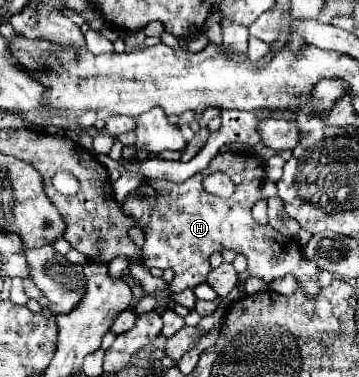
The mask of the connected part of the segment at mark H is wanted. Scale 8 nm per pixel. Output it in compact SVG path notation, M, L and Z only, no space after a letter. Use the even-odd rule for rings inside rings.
M219 153L209 163L207 171L193 175L181 185L171 185L167 181L157 179L145 181L123 203L125 213L131 213L135 219L149 225L143 245L143 265L149 269L173 269L175 279L169 283L169 291L179 293L183 289L193 289L195 285L207 279L207 273L211 269L211 253L233 249L245 255L251 277L257 277L265 283L273 283L277 279L283 279L285 275L293 275L307 297L319 295L319 269L317 265L313 265L313 261L301 257L301 247L297 245L297 241L293 241L293 247L283 245L281 241L277 241L277 231L273 227L263 227L251 217L251 207L261 199L263 181L263 161L253 157L251 153ZM219 169L223 169L223 173L227 173L237 187L237 193L233 193L229 199L219 199L203 191L201 175L209 175ZM147 187L153 189L153 203L147 203Z

